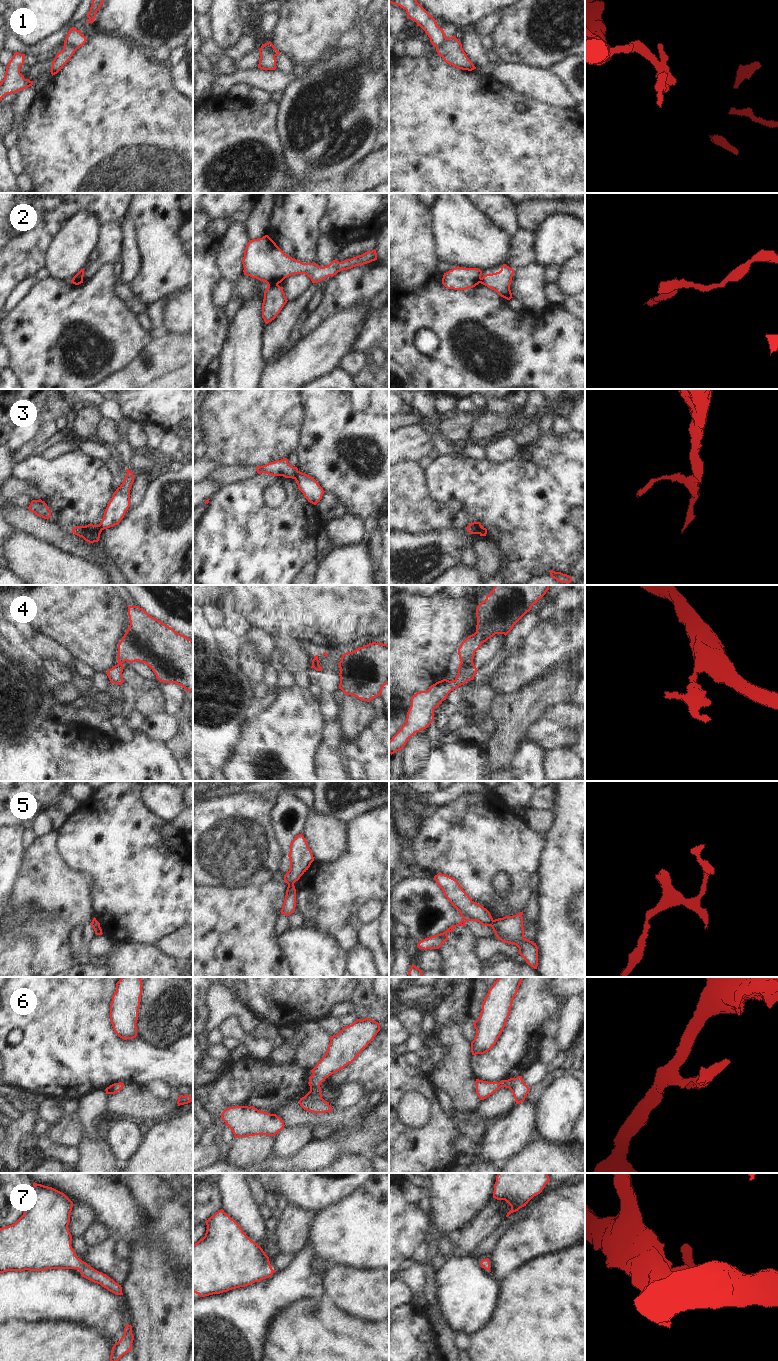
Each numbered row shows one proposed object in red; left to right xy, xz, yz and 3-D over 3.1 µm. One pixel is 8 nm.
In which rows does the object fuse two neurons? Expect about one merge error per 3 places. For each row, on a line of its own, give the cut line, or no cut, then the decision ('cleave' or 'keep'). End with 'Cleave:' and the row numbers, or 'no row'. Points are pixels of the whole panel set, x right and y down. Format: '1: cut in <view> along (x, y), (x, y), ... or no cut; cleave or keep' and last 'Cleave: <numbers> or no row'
1: cut in xz along (262, 46), (265, 46), (275, 55); cleave
2: cut in xz along (277, 283), (268, 286); cleave
3: cut in yz along (470, 524), (474, 525), (479, 533); cleave
4: cut in yz along (472, 661), (467, 664), (461, 663); cleave
5: cut in xz along (288, 883), (293, 884); cleave
6: no cut; keep
7: no cut; keep
Cleave: 1, 2, 3, 4, 5

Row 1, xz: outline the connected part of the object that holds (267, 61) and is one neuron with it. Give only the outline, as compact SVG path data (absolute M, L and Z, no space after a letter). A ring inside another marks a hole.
M261 47L259 49L260 59L258 68L263 70L275 70L276 69L276 58L274 53L267 47Z

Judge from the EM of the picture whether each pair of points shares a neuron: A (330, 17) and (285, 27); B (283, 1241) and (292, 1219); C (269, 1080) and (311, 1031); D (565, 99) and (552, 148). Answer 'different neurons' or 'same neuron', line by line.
A: same neuron
B: same neuron
C: different neurons
D: different neurons

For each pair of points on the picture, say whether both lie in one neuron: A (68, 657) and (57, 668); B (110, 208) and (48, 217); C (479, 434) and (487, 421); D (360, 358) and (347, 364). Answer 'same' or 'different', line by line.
A: different
B: same
C: same
D: same

